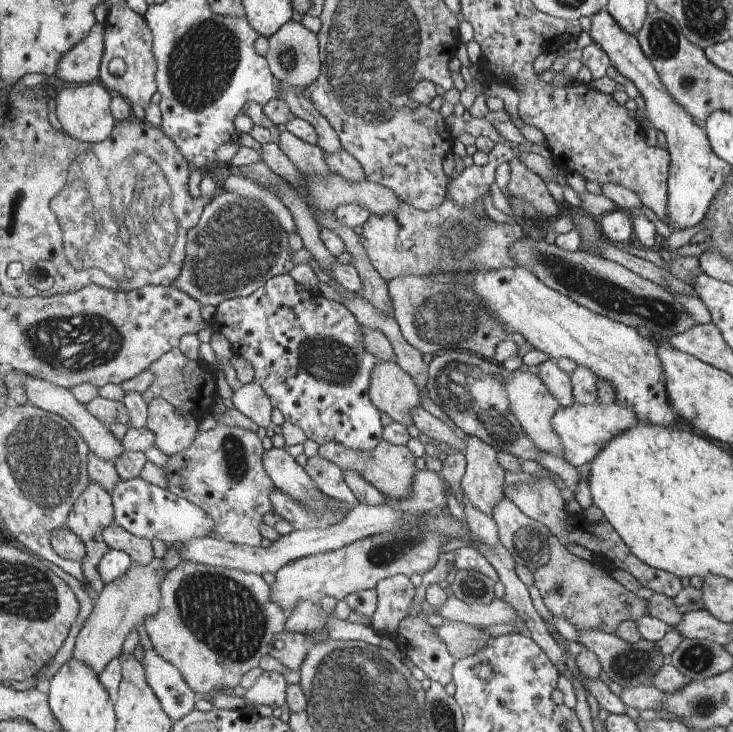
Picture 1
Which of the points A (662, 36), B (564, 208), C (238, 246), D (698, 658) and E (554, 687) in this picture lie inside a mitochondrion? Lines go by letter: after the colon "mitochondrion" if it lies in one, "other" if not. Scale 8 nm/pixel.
A: mitochondrion
B: other
C: mitochondrion
D: mitochondrion
E: other

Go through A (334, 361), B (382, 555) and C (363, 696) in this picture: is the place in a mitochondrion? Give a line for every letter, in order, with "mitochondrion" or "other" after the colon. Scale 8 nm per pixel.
A: mitochondrion
B: mitochondrion
C: mitochondrion

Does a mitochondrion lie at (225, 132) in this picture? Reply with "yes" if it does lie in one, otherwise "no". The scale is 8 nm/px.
no

